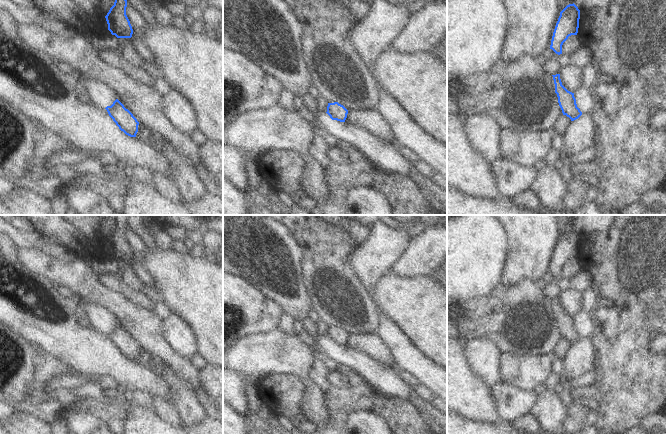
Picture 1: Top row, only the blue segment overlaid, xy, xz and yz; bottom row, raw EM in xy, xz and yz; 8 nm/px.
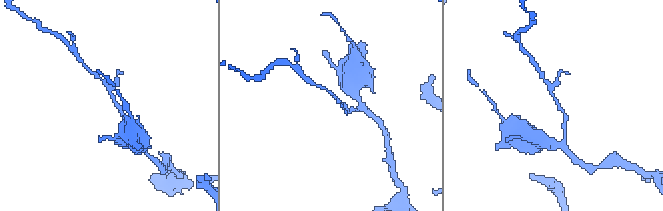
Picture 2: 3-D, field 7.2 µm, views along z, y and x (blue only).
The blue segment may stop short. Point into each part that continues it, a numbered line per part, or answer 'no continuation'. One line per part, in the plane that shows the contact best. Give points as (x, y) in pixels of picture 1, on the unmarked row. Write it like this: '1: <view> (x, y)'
no continuation

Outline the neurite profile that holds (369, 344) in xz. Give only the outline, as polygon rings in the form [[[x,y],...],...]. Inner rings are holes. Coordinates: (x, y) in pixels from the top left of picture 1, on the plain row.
[[[348,334],[345,347],[366,354],[384,366],[393,366],[391,352],[376,334]]]

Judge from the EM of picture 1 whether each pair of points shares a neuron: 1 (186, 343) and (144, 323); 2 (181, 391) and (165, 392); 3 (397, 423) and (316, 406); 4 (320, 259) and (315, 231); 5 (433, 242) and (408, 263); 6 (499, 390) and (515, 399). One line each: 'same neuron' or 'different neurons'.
1: different neurons
2: different neurons
3: different neurons
4: same neuron
5: same neuron
6: same neuron

